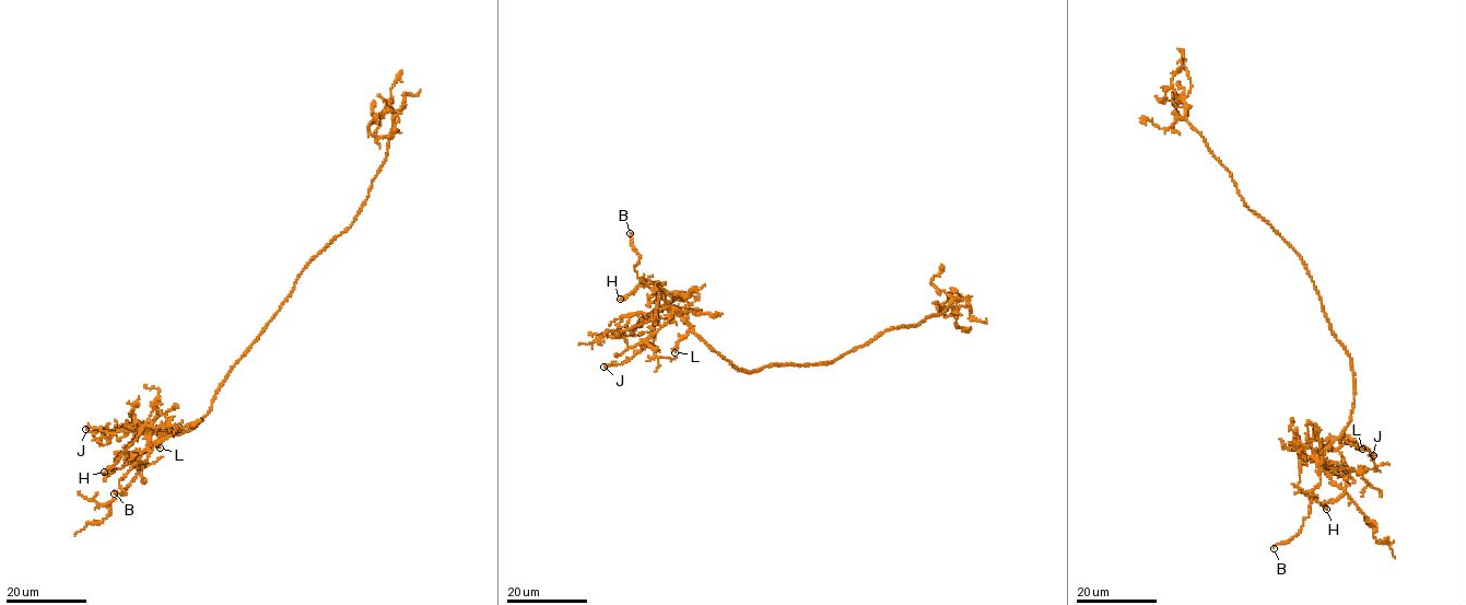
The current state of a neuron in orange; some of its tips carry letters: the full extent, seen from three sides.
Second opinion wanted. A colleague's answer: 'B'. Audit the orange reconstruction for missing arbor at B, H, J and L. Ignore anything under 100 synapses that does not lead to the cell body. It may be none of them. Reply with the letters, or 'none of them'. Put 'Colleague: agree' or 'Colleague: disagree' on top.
Colleague: agree
B

